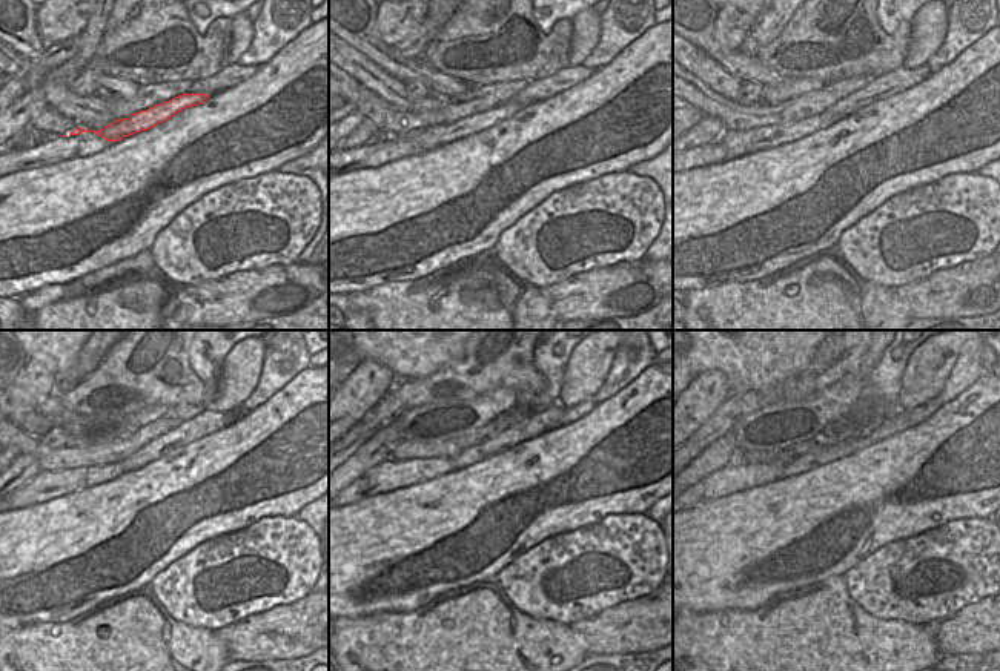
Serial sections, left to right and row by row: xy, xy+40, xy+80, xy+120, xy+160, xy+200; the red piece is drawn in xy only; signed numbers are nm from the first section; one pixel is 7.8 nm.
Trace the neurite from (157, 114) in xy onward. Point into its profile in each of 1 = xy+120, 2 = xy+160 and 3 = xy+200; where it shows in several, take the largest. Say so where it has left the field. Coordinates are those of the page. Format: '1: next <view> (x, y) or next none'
1: next xy+120 (91, 476)
2: next xy+160 (389, 475)
3: next xy+200 (736, 476)

